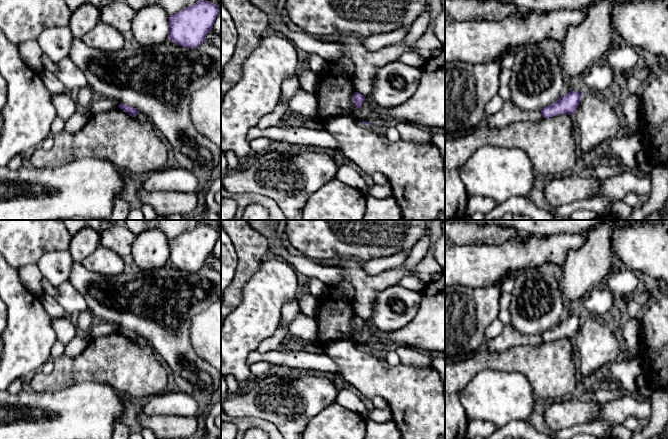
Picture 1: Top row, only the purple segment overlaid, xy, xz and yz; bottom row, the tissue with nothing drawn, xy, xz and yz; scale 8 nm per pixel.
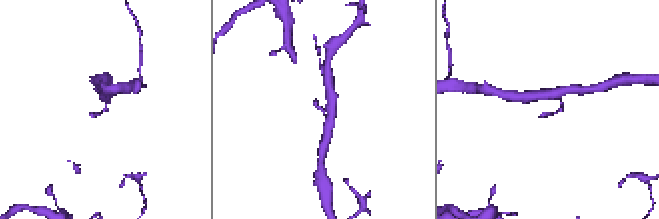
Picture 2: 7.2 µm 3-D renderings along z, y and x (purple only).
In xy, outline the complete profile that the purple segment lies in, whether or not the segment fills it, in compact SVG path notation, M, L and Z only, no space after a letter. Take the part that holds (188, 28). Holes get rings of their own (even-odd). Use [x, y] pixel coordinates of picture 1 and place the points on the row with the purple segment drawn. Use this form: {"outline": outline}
{"outline": "M198 0L194 5L184 8L169 17L169 39L182 47L191 49L199 47L206 41L206 35L212 30L219 13L217 5Z"}

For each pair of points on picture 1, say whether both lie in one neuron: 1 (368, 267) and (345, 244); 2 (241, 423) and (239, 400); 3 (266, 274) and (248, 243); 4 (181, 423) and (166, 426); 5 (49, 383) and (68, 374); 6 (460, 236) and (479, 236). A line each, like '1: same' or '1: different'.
1: different
2: different
3: different
4: same
5: same
6: same

